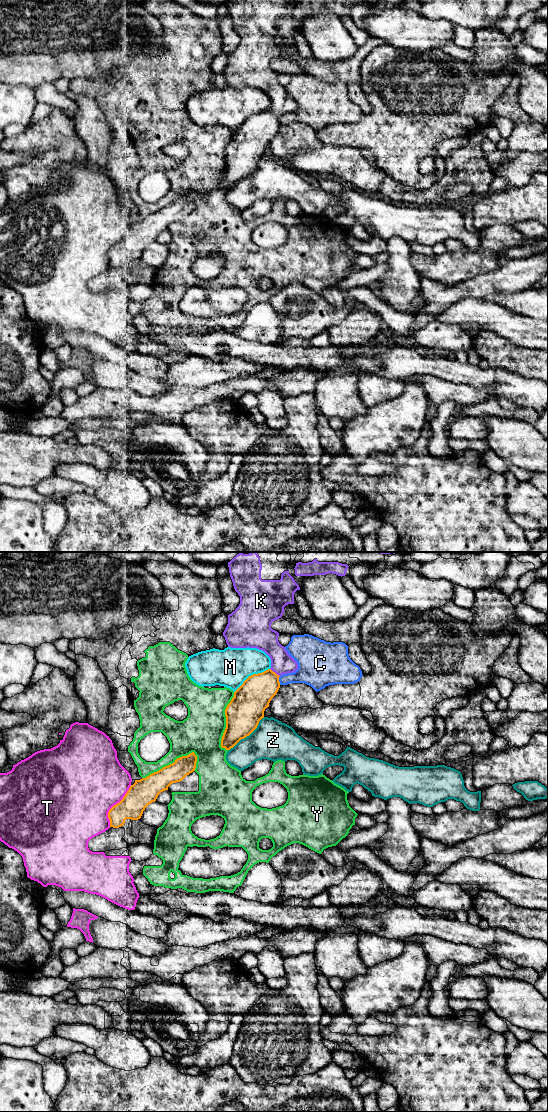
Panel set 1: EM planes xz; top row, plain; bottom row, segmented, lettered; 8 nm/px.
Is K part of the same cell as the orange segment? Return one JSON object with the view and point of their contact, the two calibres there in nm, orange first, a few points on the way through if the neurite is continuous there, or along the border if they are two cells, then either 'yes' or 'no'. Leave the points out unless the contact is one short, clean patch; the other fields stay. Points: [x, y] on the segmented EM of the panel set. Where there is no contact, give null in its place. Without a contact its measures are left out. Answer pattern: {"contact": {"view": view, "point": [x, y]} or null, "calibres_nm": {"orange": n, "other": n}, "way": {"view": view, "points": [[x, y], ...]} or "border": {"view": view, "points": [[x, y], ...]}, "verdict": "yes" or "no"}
{"contact": {"view": "xz", "point": [274, 672]}, "calibres_nm": {"orange": 280, "other": 180}, "way": {"view": "xz", "points": [[254, 695], [274, 672], [282, 663]]}, "verdict": "yes"}

